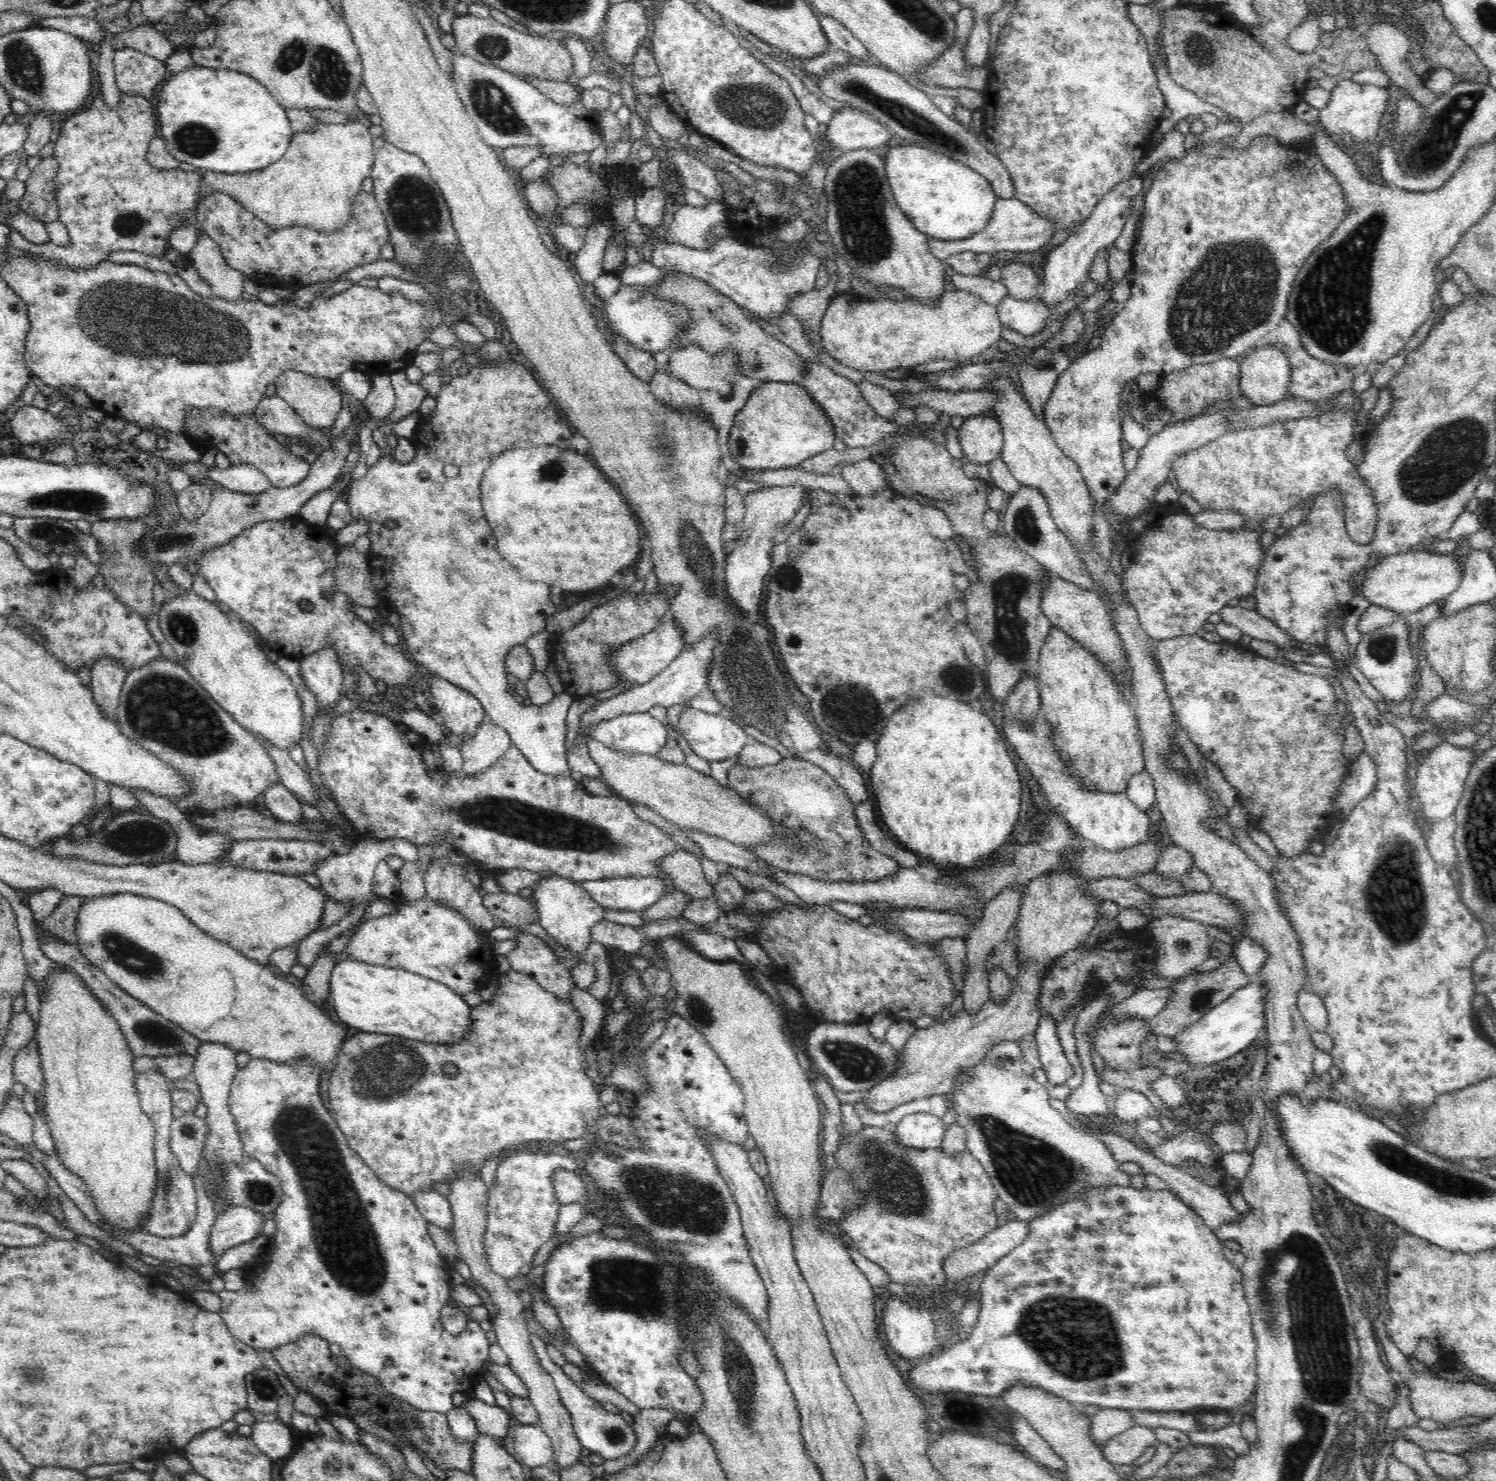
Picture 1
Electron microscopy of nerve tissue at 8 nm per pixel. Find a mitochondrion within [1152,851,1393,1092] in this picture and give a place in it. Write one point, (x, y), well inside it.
(1204, 995)

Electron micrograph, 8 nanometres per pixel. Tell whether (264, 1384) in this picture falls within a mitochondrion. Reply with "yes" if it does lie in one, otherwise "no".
yes

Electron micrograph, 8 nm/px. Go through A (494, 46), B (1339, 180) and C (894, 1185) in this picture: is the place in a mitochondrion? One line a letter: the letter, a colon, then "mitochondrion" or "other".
A: mitochondrion
B: other
C: mitochondrion

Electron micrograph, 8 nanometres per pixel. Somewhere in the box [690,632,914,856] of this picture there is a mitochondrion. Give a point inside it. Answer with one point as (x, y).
(859, 710)

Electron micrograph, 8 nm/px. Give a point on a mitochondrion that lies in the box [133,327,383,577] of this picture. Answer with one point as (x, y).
(165, 543)

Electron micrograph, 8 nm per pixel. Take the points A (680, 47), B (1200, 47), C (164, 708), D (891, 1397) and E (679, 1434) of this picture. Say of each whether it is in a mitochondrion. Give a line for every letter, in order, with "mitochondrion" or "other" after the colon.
A: other
B: mitochondrion
C: mitochondrion
D: other
E: other

